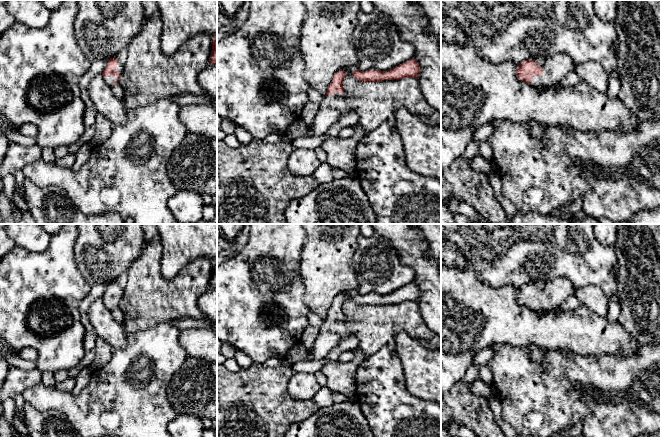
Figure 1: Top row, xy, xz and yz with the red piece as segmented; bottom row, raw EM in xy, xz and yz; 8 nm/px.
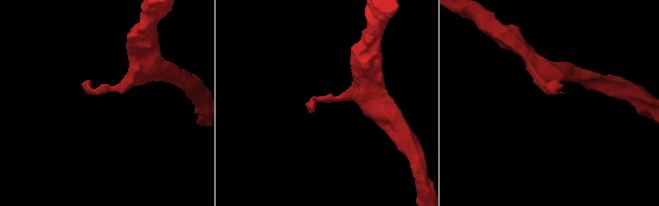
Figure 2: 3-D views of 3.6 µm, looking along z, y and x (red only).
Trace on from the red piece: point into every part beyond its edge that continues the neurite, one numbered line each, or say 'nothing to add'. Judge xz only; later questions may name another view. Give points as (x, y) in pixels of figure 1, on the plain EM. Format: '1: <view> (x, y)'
1: xz (333, 330)

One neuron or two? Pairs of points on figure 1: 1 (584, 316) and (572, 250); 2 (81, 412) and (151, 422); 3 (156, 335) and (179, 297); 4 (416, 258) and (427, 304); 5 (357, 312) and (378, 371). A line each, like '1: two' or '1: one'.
1: two
2: one
3: two
4: one
5: two

